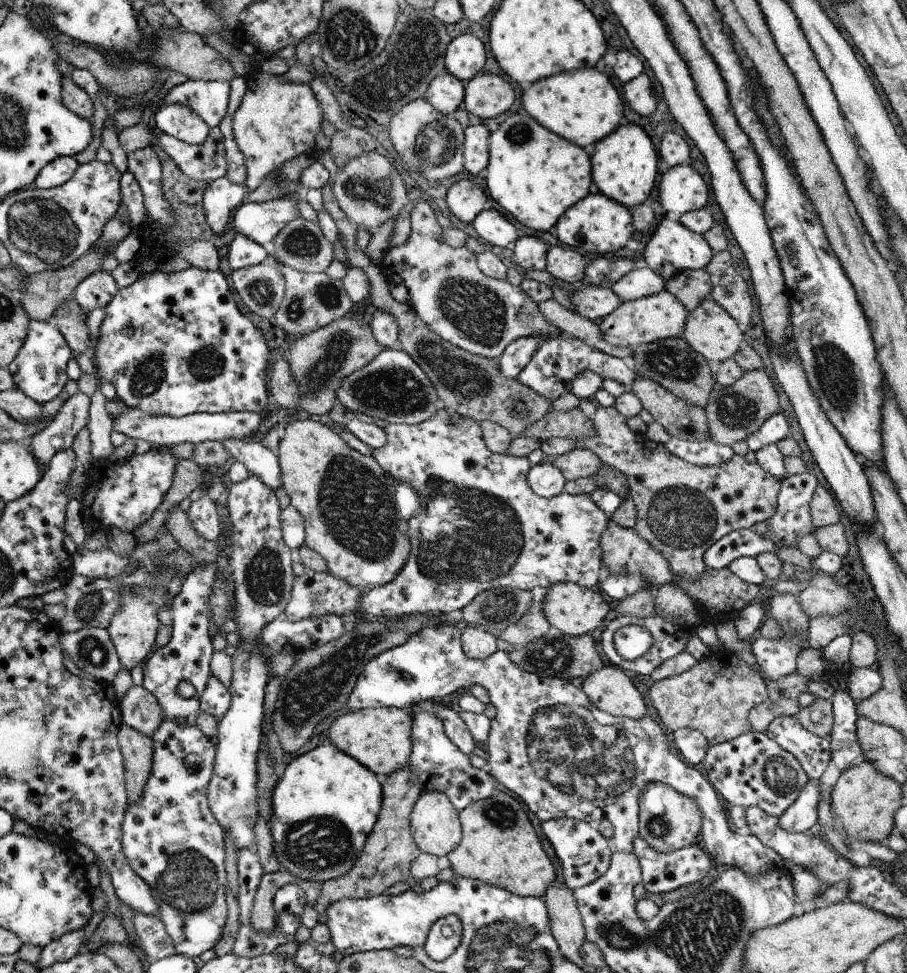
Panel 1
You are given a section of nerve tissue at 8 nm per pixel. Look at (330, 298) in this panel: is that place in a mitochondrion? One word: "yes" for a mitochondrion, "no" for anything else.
yes

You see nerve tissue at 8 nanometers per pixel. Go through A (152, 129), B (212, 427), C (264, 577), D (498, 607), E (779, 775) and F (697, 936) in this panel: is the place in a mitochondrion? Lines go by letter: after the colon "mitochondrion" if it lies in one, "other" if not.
A: other
B: other
C: mitochondrion
D: mitochondrion
E: mitochondrion
F: mitochondrion

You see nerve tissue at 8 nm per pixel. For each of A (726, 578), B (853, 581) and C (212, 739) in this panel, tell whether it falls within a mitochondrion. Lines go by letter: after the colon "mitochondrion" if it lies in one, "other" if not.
A: other
B: other
C: other

